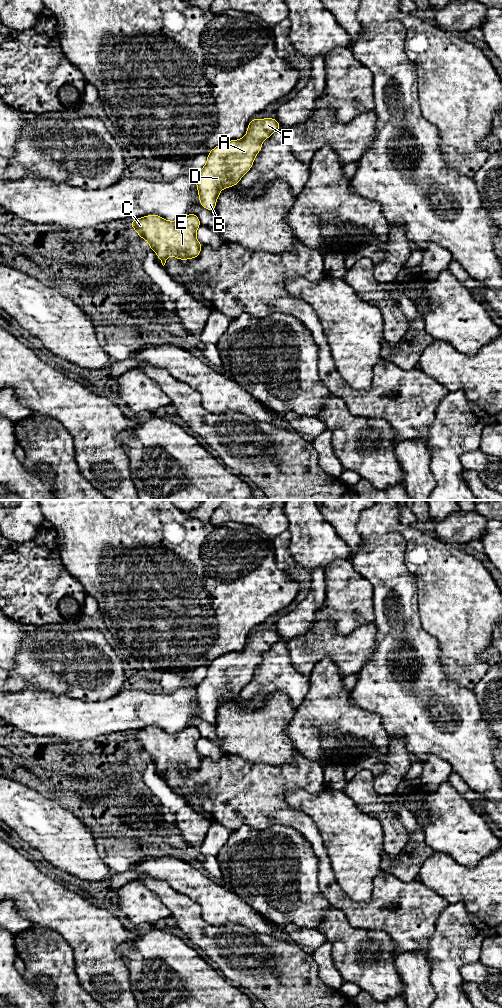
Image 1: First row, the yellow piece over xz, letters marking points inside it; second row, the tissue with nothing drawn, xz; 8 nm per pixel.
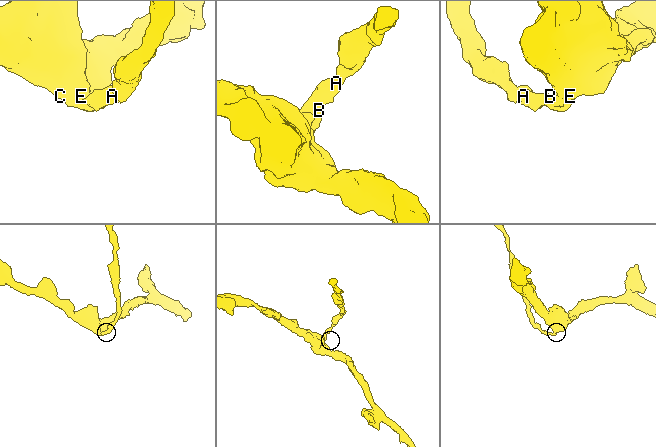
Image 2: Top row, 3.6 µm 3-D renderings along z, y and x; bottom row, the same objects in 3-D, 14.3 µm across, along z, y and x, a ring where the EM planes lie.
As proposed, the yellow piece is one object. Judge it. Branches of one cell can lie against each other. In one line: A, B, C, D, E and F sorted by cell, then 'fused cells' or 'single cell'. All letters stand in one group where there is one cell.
A B C D E F; single cell

